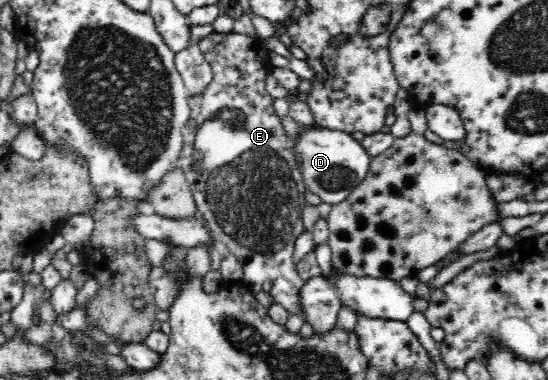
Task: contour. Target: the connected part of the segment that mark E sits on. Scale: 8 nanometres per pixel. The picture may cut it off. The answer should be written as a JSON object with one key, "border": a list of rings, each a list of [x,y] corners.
{"border":[[[213,32],[209,34],[209,36],[202,38],[198,42],[198,47],[203,53],[205,60],[210,64],[210,69],[212,70],[212,81],[205,88],[205,91],[203,91],[202,94],[188,98],[190,120],[182,129],[183,148],[181,148],[181,154],[179,154],[178,165],[182,168],[186,179],[190,182],[190,187],[196,204],[196,210],[201,212],[202,218],[205,219],[211,235],[219,245],[227,246],[230,252],[233,253],[243,265],[244,278],[240,282],[246,284],[249,289],[255,293],[259,291],[261,284],[263,284],[265,280],[270,280],[273,283],[270,294],[273,296],[274,302],[281,304],[281,306],[286,308],[292,314],[303,315],[301,290],[306,281],[304,281],[298,275],[298,272],[293,269],[293,259],[291,259],[291,254],[298,236],[305,232],[305,227],[303,227],[302,222],[302,210],[306,205],[303,199],[306,189],[304,188],[301,173],[299,173],[299,169],[297,169],[297,159],[295,158],[295,153],[293,153],[293,150],[295,149],[293,149],[291,138],[286,135],[283,126],[280,123],[279,116],[276,114],[276,110],[273,105],[274,99],[265,89],[264,78],[267,73],[271,73],[273,68],[269,59],[269,52],[265,48],[265,44],[261,38],[249,37],[248,35],[235,32]]]}

